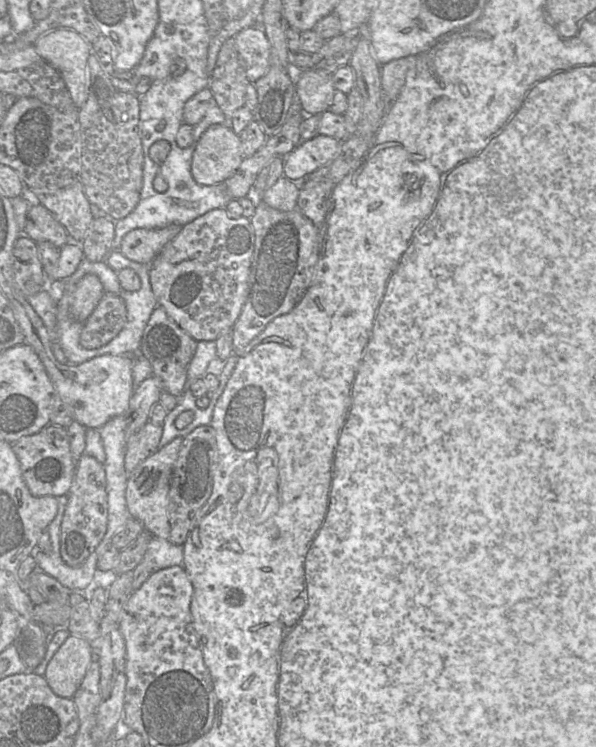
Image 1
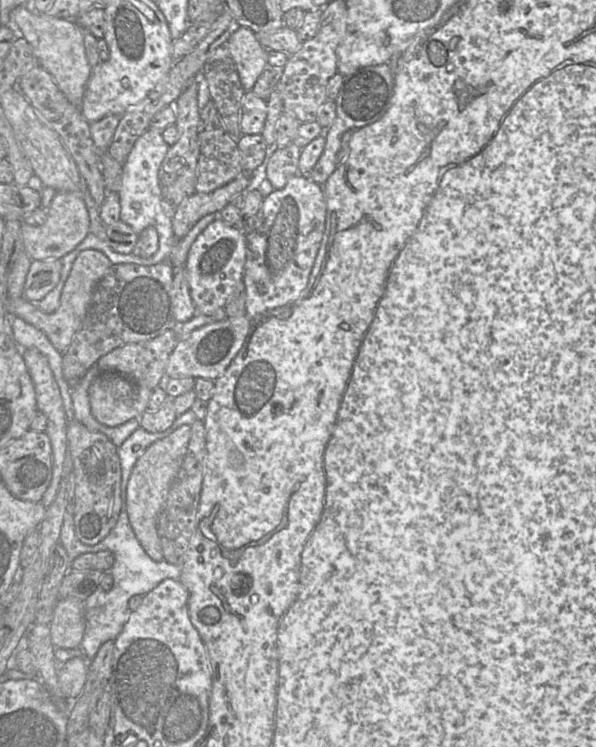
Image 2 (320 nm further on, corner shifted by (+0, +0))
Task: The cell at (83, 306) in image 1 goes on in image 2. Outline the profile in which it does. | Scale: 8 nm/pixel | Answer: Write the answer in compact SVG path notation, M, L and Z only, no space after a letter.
M86 249L75 259L69 277L62 289L60 305L54 313L47 314L42 312L24 296L16 299L9 299L8 296L8 313L41 330L54 348L63 353L69 347L73 337L83 323L96 285L111 266L111 261L104 253L95 249Z

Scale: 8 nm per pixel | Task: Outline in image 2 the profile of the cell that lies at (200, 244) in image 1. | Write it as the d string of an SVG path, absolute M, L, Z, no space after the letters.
M217 217L193 242L185 263L190 295L197 314L210 316L218 309L224 309L238 285L243 283L245 263L245 233L237 226Z

